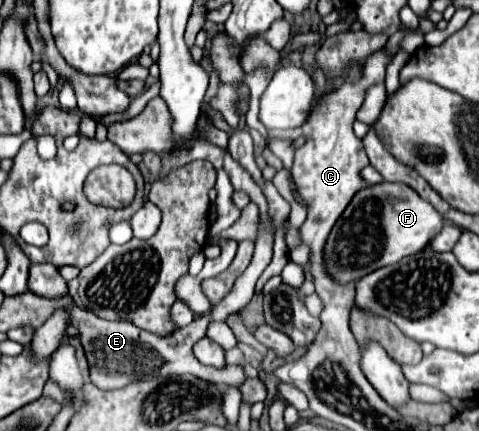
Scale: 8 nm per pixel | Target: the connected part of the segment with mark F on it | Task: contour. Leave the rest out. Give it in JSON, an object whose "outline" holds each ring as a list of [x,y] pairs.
{"outline":[[[405,183],[367,185],[357,191],[327,239],[327,267],[335,281],[359,281],[367,273],[423,251],[445,225],[429,201]]]}

